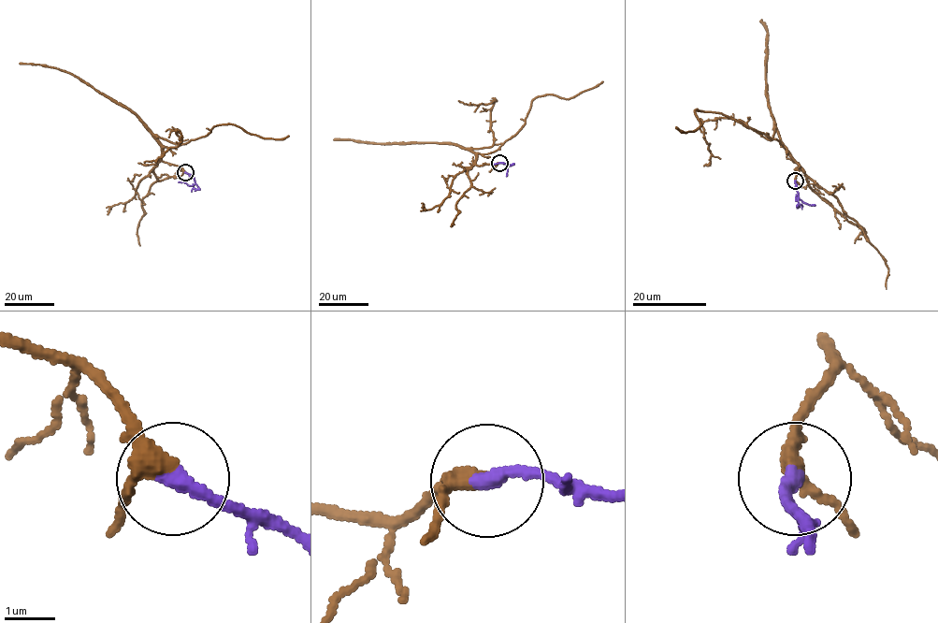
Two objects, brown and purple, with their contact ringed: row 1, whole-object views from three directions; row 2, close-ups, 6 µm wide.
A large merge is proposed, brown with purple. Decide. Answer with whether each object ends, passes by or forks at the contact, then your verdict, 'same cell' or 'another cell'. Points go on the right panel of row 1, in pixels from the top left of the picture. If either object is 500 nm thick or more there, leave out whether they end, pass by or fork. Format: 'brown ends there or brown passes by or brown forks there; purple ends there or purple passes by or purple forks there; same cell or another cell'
brown passes by; purple ends there; same cell

